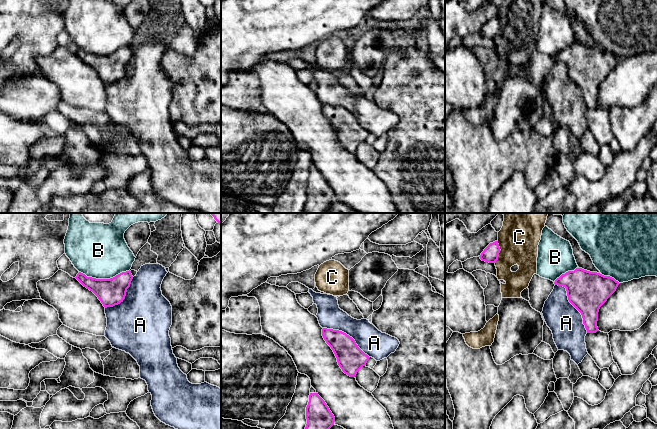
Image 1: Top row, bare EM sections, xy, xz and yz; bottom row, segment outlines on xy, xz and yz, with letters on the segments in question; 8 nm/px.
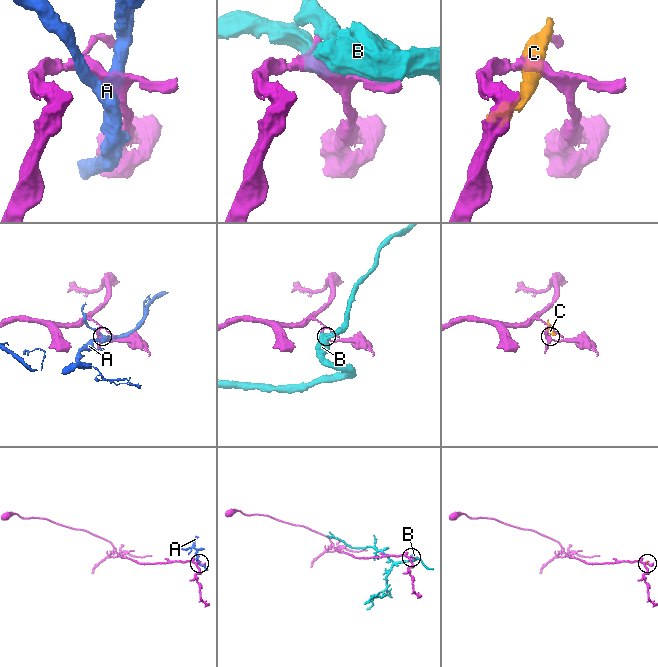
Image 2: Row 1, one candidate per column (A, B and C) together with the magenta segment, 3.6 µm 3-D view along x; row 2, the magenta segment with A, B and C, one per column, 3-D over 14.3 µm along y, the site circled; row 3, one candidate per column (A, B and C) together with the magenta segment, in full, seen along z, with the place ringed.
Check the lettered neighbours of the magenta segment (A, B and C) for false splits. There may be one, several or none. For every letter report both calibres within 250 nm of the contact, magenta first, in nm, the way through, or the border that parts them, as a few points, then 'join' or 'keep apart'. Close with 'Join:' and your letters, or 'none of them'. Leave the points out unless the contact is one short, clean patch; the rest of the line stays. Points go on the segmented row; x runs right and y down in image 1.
A: 320 nm thick on the magenta side, 280 nm on the other; keep apart
B: 220 nm thick on the magenta side, 440 nm on the other; keep apart
C: 130 nm thick on the magenta side, 320 nm on the other; keep apart
Join: none of them

